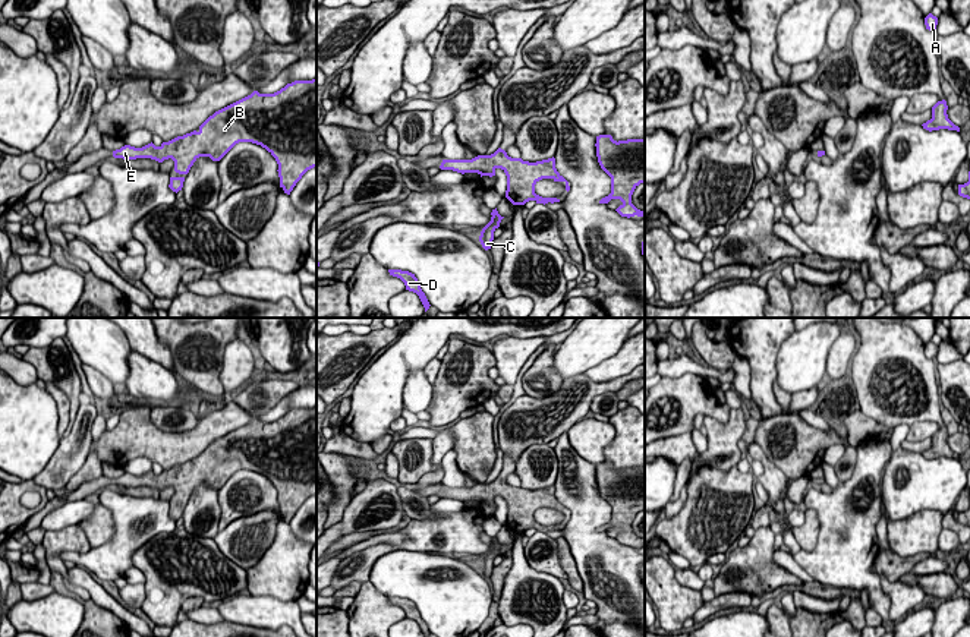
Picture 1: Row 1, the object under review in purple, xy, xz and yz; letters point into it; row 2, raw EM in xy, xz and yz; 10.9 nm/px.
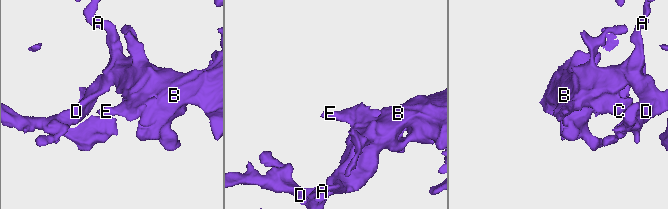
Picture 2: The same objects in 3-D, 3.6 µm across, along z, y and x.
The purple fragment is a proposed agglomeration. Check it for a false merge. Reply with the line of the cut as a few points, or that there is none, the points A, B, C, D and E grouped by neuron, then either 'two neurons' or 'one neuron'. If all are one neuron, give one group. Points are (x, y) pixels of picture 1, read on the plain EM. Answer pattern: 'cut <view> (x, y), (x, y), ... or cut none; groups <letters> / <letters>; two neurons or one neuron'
cut none; groups A B C D E; one neuron

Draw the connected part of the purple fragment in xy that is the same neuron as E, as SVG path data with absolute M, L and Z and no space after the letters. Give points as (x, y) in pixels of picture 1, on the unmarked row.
M316 407L295 409L274 422L251 423L215 439L201 454L155 474L125 473L114 486L171 486L179 505L169 515L179 520L185 502L199 485L220 489L236 472L252 470L265 476L278 492L280 515L290 523L302 504L316 495Z

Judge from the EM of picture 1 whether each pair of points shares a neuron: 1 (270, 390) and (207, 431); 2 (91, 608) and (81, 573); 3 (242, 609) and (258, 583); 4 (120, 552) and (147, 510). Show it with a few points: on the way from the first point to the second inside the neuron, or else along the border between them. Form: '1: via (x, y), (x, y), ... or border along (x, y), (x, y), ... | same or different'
1: border along (229, 399), (254, 418) | different
2: border along (90, 599), (110, 609), (119, 618) | different
3: border along (252, 595), (271, 595), (286, 602) | different
4: via (126, 541), (128, 523), (135, 517) | same

